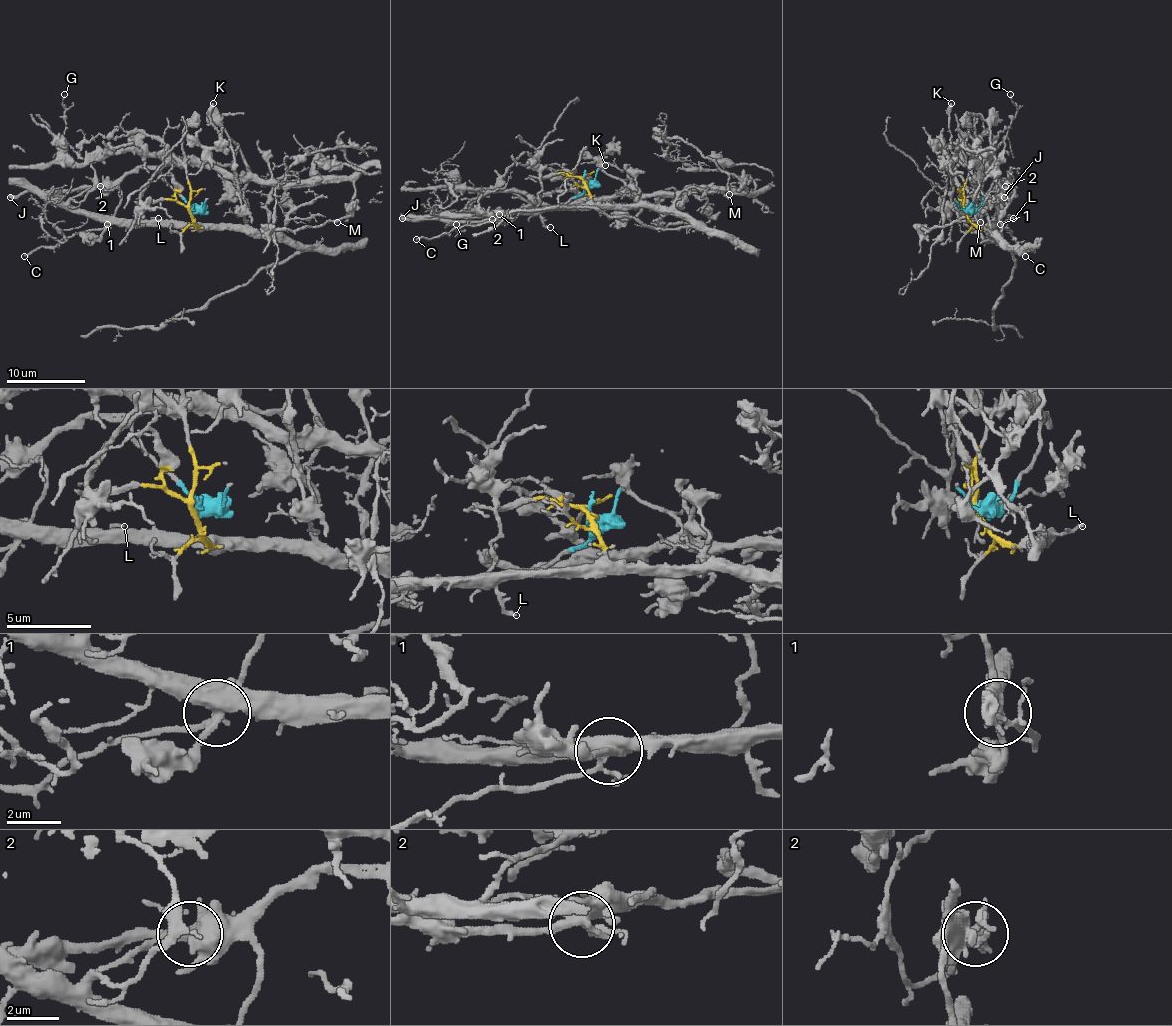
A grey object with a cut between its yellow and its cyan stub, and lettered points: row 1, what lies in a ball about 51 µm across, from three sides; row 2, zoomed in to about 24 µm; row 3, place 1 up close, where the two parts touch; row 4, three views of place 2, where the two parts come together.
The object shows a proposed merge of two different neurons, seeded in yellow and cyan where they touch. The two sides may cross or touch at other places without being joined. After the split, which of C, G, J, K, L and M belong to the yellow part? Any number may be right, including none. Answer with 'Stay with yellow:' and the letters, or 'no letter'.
Stay with yellow: C, G, K, L

